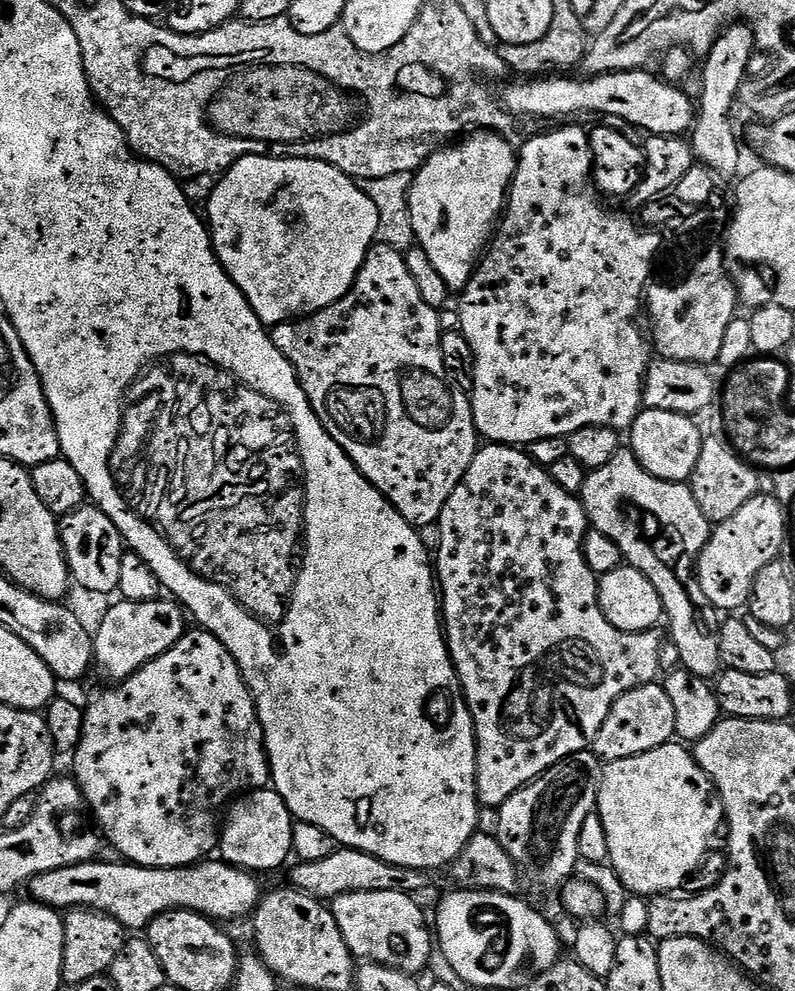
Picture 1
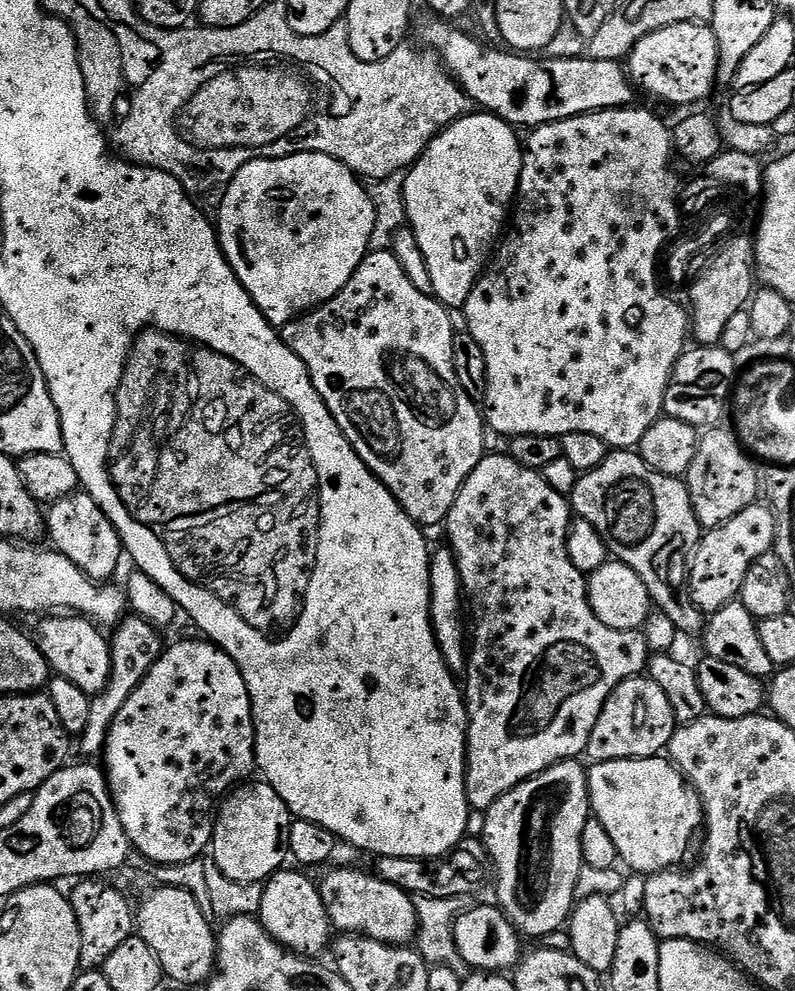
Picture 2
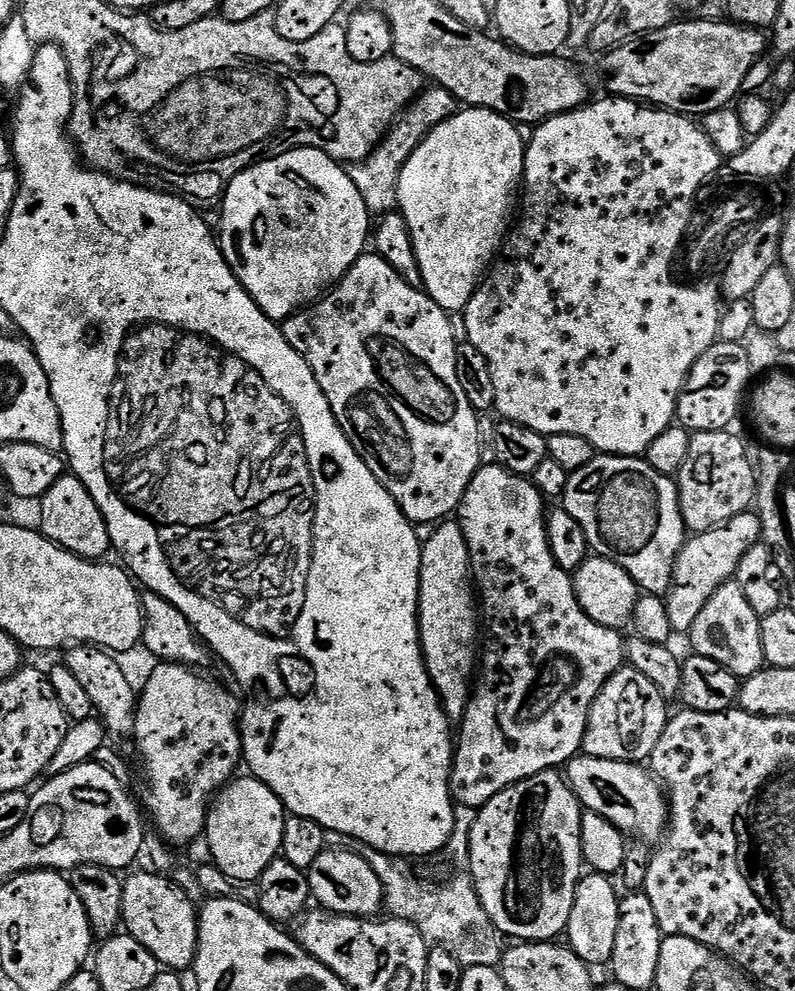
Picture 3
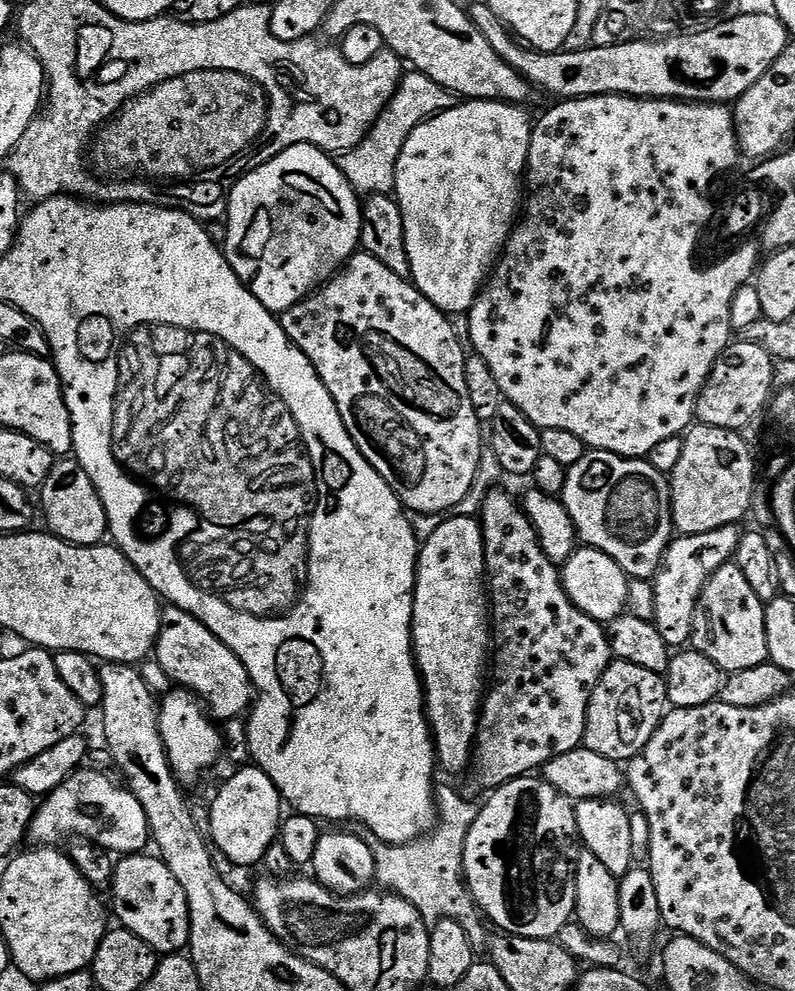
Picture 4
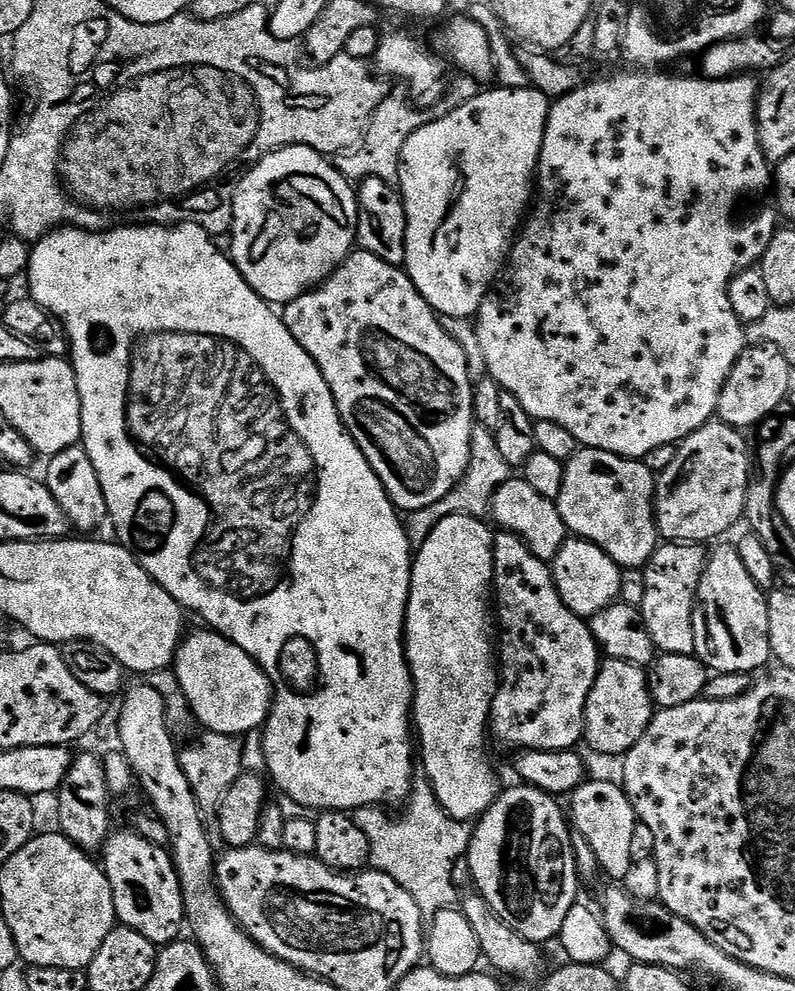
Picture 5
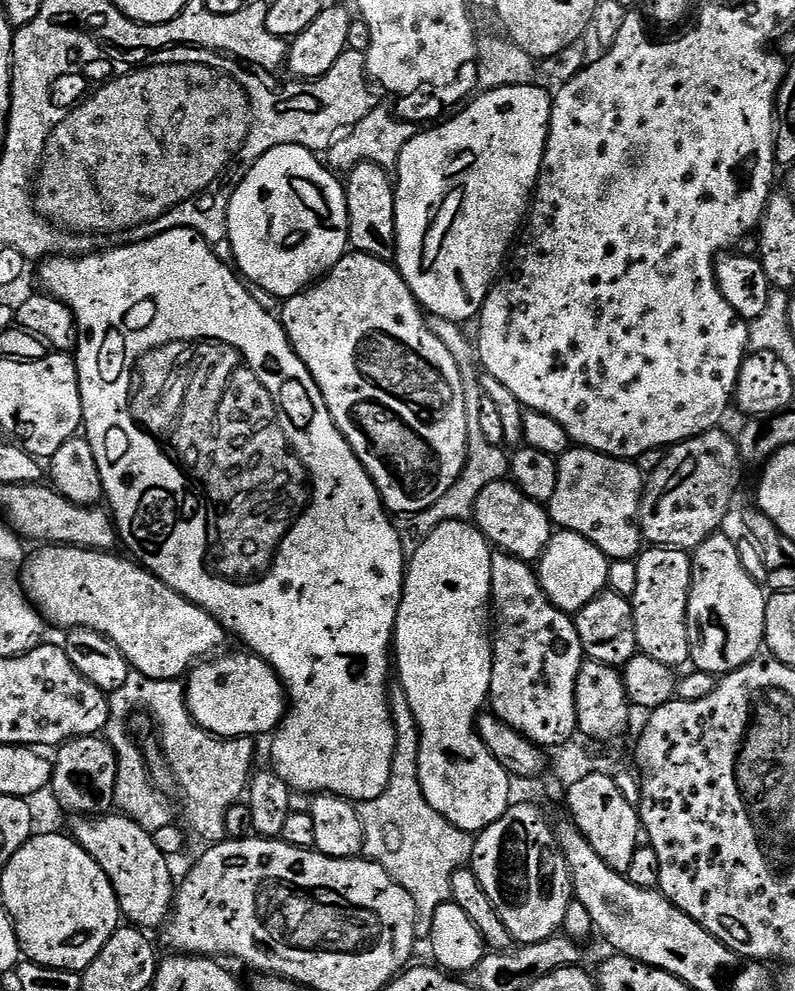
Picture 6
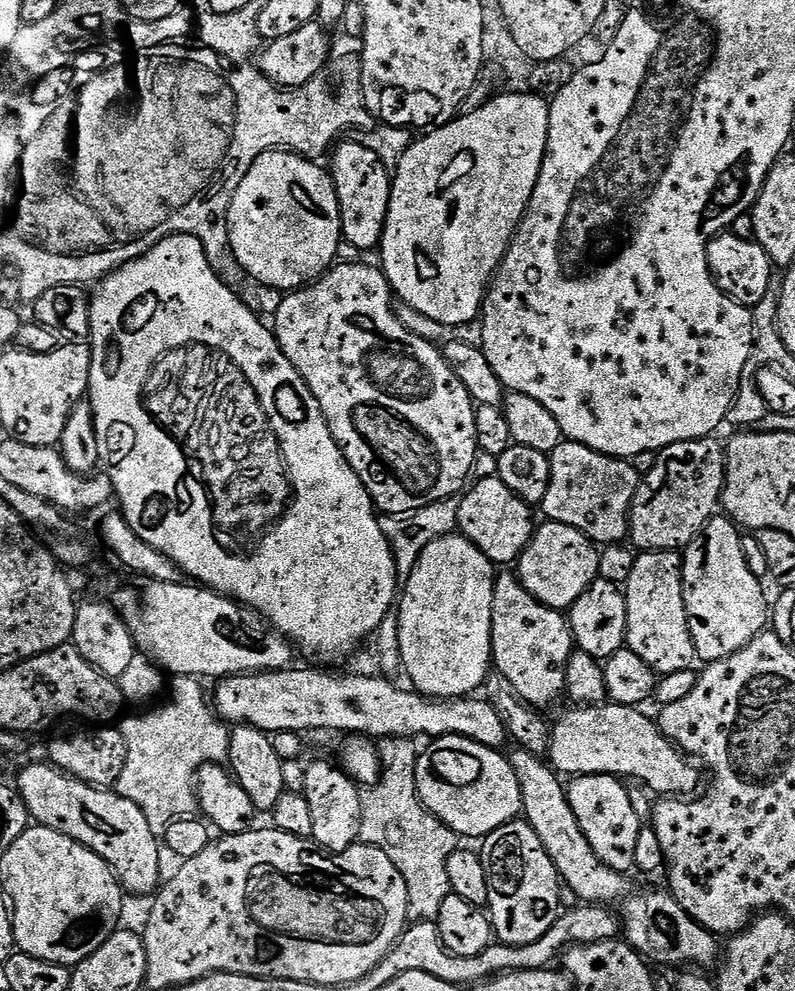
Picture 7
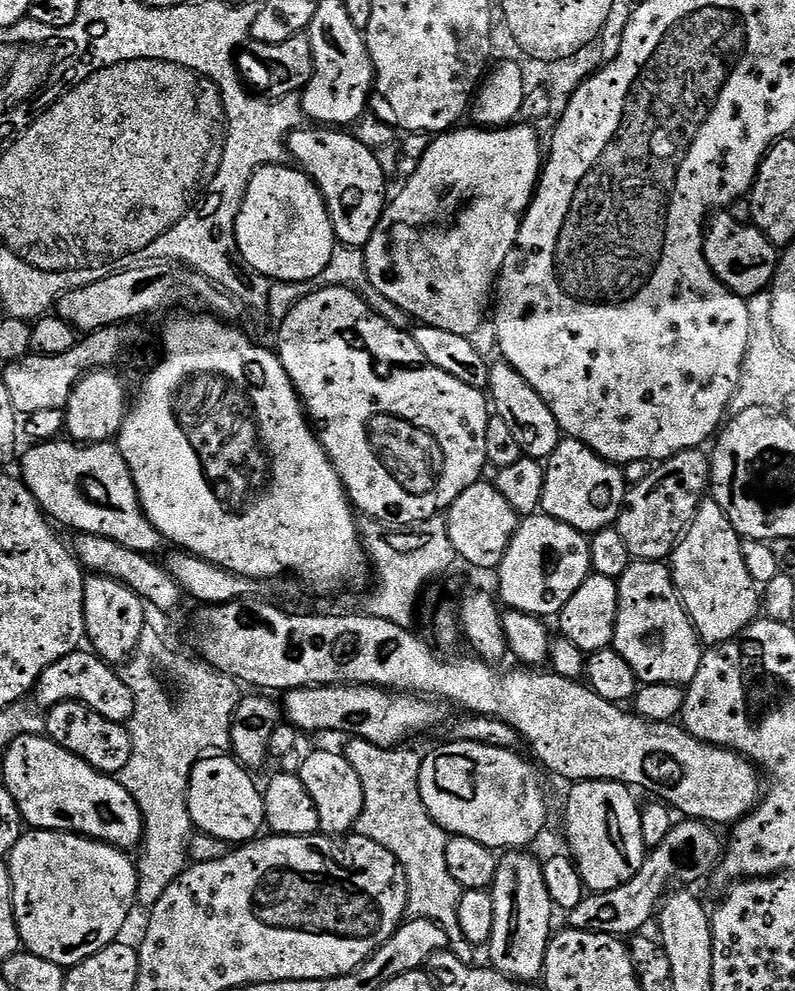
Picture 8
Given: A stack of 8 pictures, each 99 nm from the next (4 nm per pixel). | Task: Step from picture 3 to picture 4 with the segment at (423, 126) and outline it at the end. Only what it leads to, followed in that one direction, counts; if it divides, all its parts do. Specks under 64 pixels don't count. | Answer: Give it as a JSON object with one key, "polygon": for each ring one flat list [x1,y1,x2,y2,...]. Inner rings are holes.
{"polygon":[[415,70,405,71,399,88,390,98,390,102,382,110,379,118,373,122,370,131,364,133,362,142,349,152,339,153,335,157,336,165,340,167,353,190,361,197,387,196,395,193,398,154,402,154,402,146,406,146,406,138,414,134,414,130,423,120,455,108,457,103,456,93,438,86,434,78]]}

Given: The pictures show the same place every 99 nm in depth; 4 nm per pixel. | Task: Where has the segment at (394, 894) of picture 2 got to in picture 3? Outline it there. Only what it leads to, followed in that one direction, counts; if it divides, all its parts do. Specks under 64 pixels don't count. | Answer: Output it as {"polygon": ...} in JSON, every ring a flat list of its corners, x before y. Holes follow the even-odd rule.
{"polygon":[[325,847,314,866,306,870,308,877,308,891,313,901,317,900,319,907,325,913,337,916,363,916,372,918,377,915,379,908,385,907,384,887,378,882,378,874,370,870,370,862,362,858,351,847]]}

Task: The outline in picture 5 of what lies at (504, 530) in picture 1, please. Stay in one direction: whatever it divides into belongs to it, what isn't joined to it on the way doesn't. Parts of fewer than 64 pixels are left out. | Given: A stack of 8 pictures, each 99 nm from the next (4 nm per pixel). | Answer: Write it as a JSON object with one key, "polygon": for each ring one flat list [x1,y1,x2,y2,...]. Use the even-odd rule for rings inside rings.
{"polygon":[[515,534,508,536,497,535,492,550,494,565,494,600,498,605,498,683,496,692,492,696,492,714,490,717,491,735,513,744,516,750,531,750,534,752,567,752,577,747,576,743,584,740,584,707,588,701,590,690,600,672,602,653,596,646,596,639,592,637,591,627,586,623,585,617,574,614,564,604,560,591,556,588,556,578,552,575,551,567,540,560,528,549,528,545]]}

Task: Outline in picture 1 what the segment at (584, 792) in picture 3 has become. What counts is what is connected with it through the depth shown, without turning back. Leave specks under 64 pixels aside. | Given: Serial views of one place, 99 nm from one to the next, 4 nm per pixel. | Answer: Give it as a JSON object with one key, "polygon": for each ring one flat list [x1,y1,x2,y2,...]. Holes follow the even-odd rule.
{"polygon":[[669,742,650,750,641,756,634,758,622,758,621,760,611,761,603,769,600,777,600,790,598,793,598,815,602,818,602,826,606,826,606,838,608,839,608,858,612,869,622,878,622,882,627,886,629,893,633,897,644,896,651,898,654,896,663,896,665,894,679,893,679,888,688,880,688,875,703,862,708,856,708,847,712,844,712,839,716,836,716,831,721,831,722,821,724,820,724,807,720,804,720,797,716,794,716,789,712,786,712,779,704,773,698,766,695,755,684,748,685,745,680,742]]}

